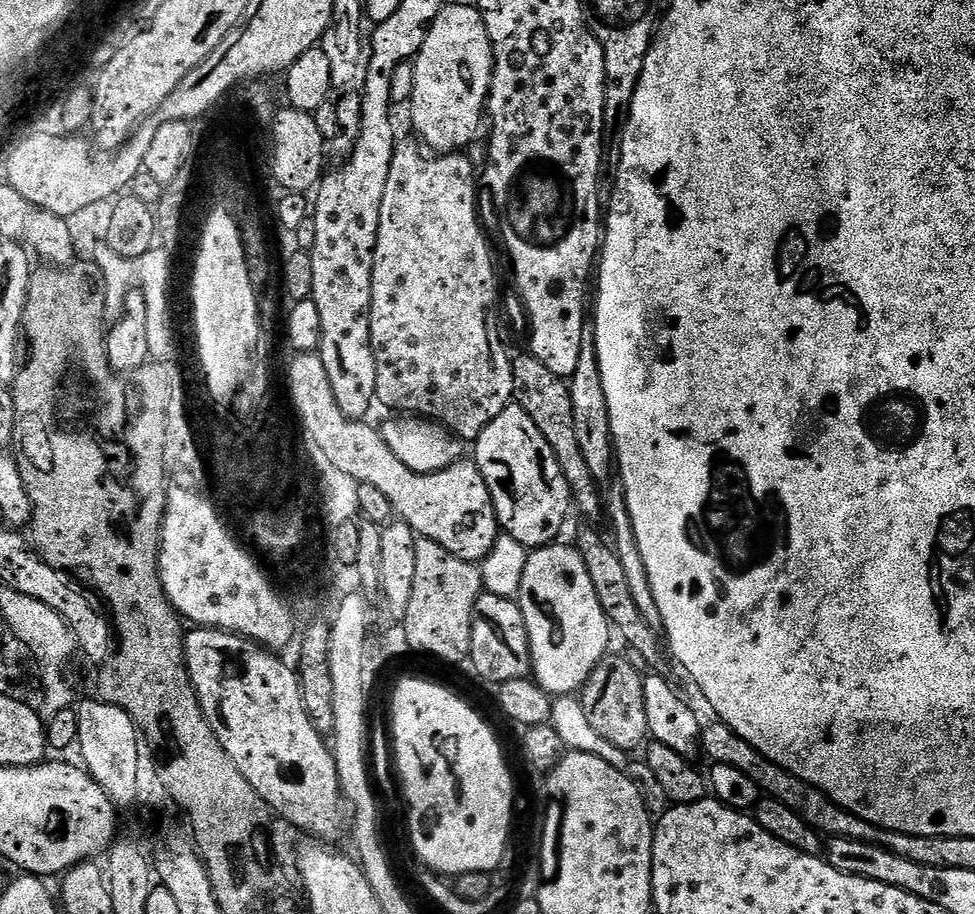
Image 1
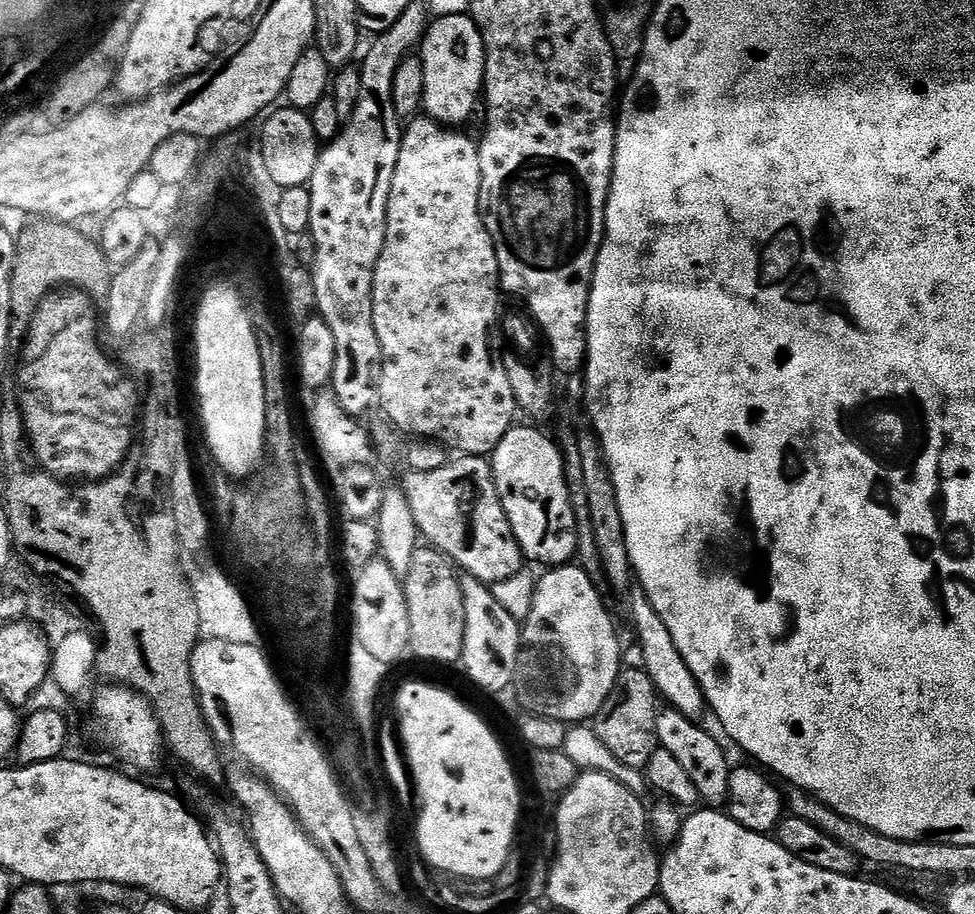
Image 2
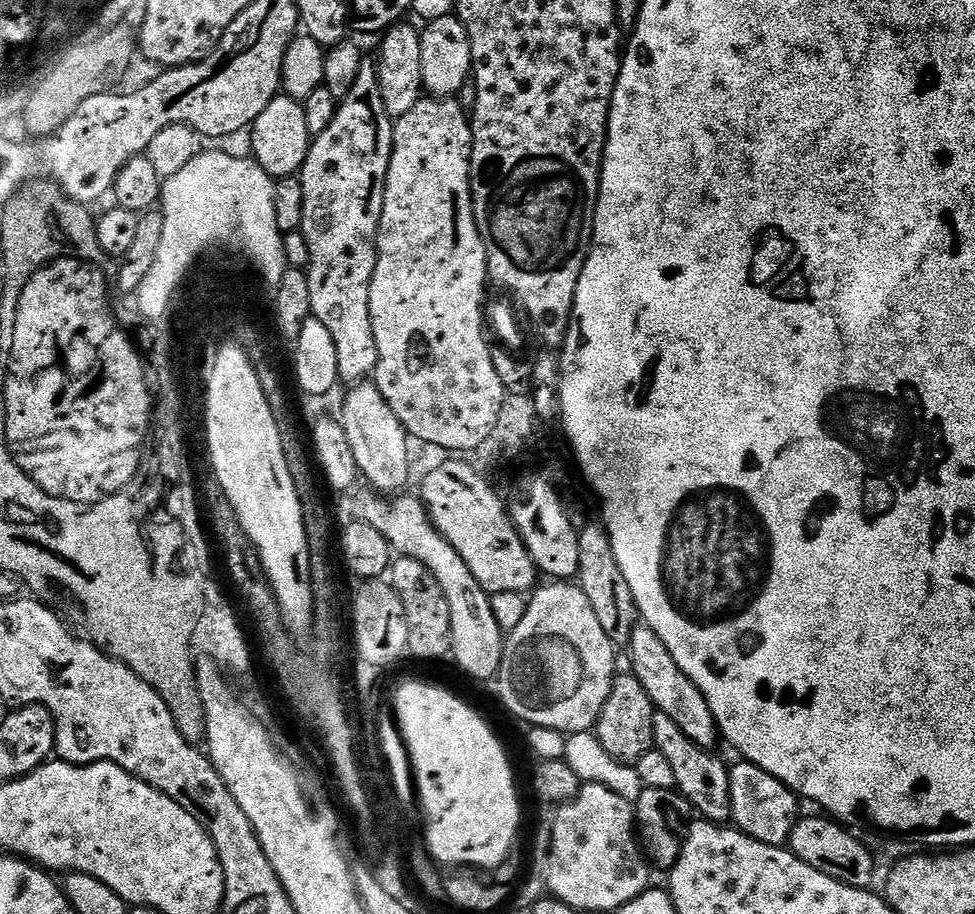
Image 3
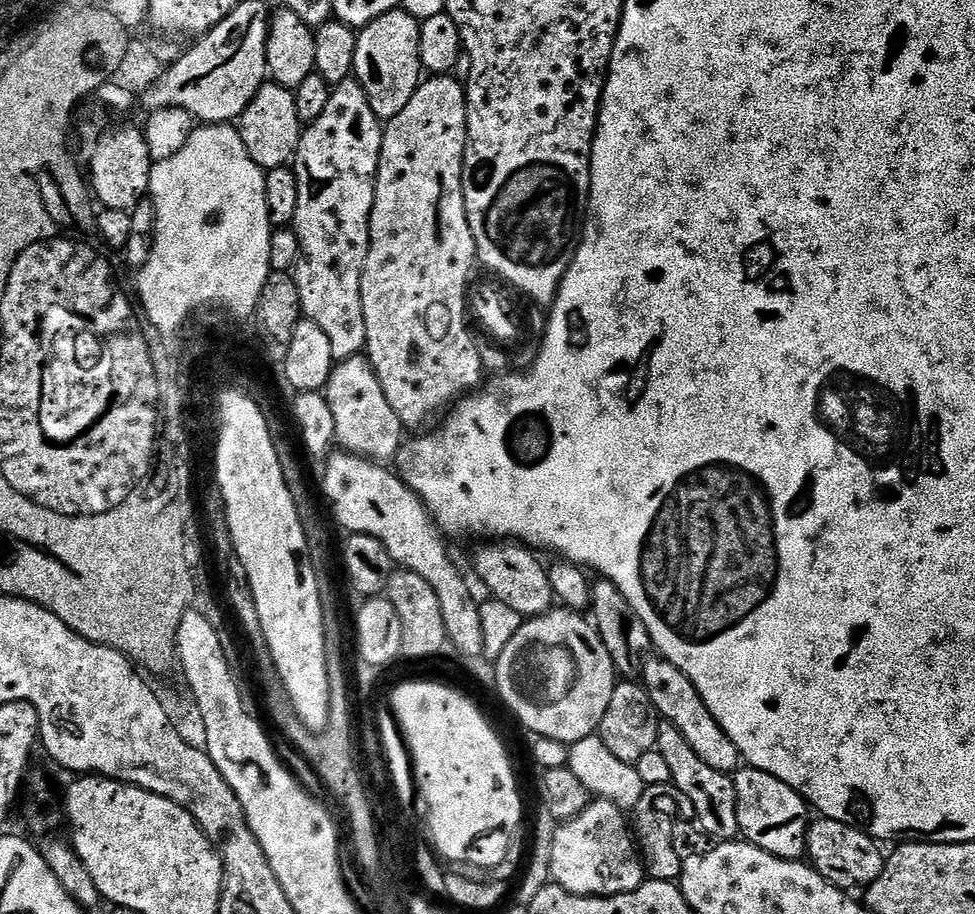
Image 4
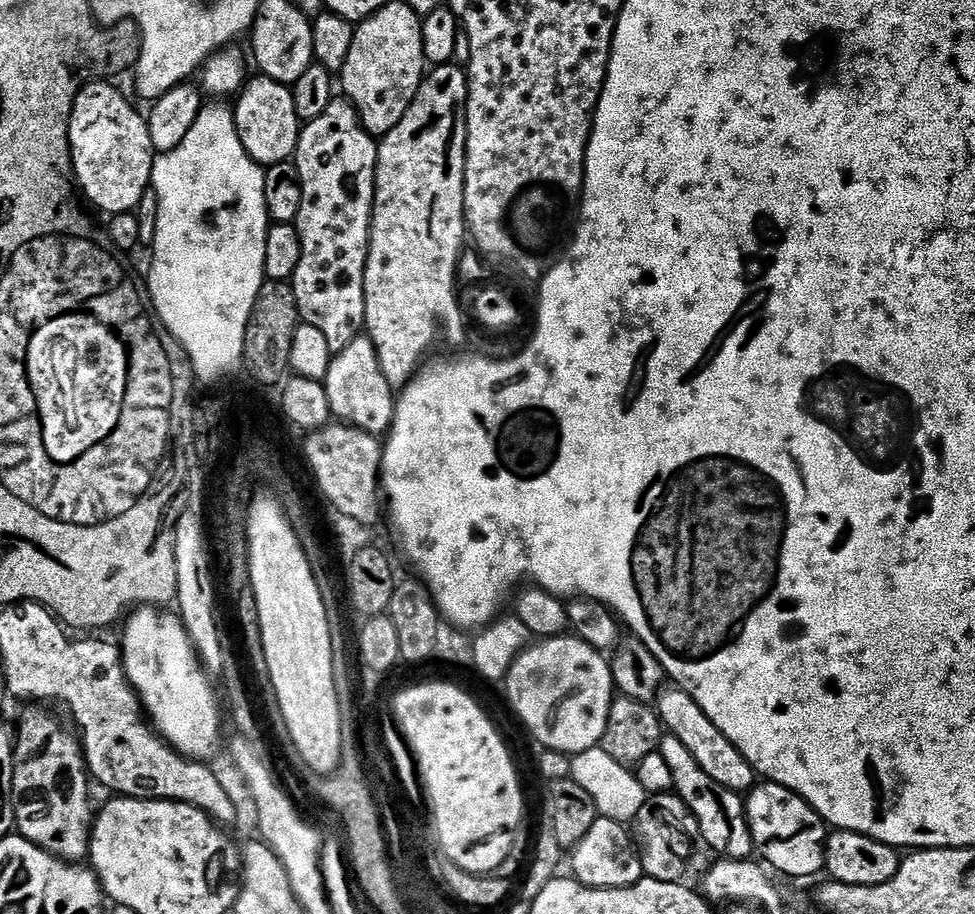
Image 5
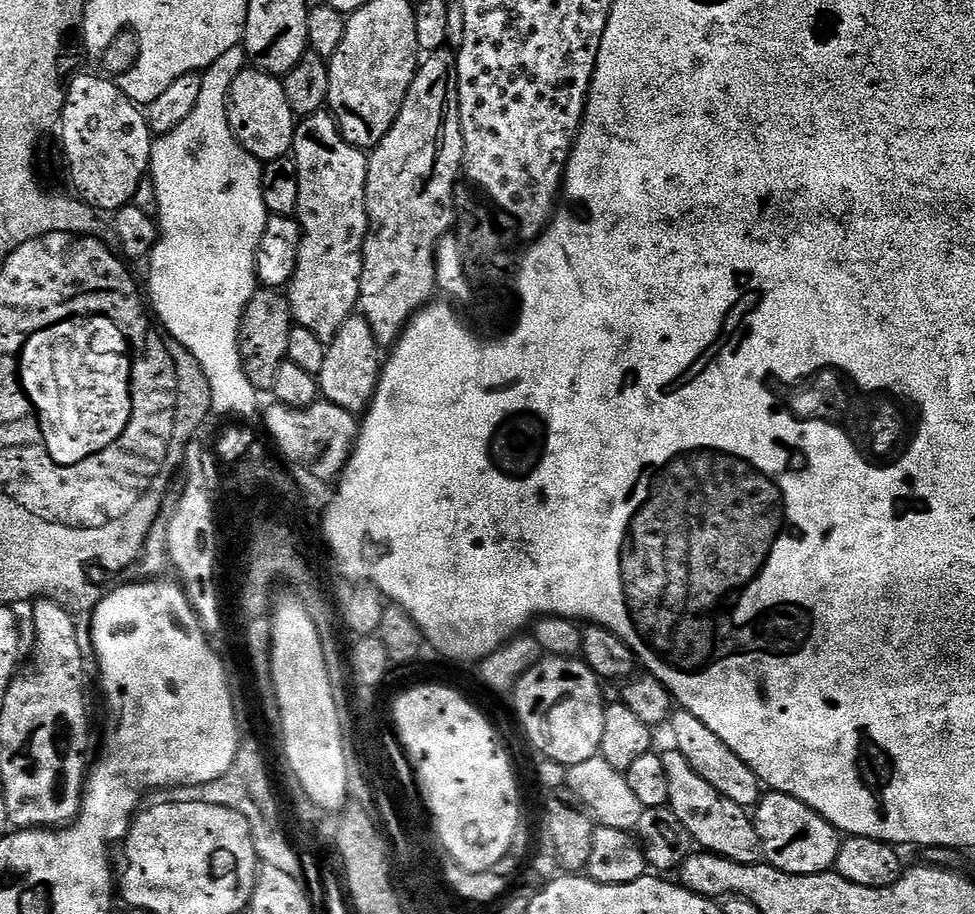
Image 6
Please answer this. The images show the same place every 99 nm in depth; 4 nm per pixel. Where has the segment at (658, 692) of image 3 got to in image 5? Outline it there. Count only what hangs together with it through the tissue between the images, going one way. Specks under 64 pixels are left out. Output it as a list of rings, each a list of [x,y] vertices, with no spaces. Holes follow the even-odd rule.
[[[665,686],[657,694],[654,707],[661,725],[674,738],[678,738],[678,742],[682,742],[690,754],[694,754],[694,762],[698,762],[698,766],[702,766],[702,770],[706,770],[714,782],[741,794],[747,793],[757,783],[757,773],[752,771],[747,758],[732,745],[726,734],[722,734],[722,730],[718,730],[718,726],[714,726],[714,722],[710,722],[710,718],[706,718],[702,706],[698,706],[690,694],[675,686]]]

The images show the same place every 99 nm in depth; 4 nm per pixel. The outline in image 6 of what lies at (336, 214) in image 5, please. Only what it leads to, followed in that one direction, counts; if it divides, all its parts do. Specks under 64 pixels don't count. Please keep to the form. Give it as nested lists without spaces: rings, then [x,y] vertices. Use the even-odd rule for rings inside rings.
[[[327,110],[297,123],[291,155],[298,170],[295,219],[300,221],[301,237],[298,262],[286,295],[293,321],[328,346],[341,335],[340,327],[352,311],[357,311],[360,299],[364,240],[368,237],[368,156],[365,149],[355,148],[340,139],[340,127]]]

